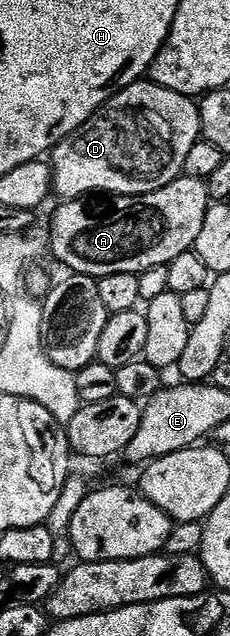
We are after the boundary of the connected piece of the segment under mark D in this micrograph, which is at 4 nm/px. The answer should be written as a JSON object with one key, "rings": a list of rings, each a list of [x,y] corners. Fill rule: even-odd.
{"rings":[[[142,79],[129,85],[126,89],[120,89],[118,93],[114,93],[100,109],[94,113],[91,119],[87,119],[87,123],[80,125],[74,133],[69,137],[53,146],[51,150],[51,168],[53,171],[53,193],[61,196],[65,201],[75,201],[84,198],[86,195],[93,195],[98,189],[101,195],[116,195],[118,197],[141,197],[144,193],[151,191],[159,191],[163,187],[167,187],[172,181],[177,180],[185,171],[187,163],[187,154],[191,151],[191,147],[195,147],[195,143],[201,137],[201,111],[198,102],[192,97],[184,97],[175,91],[167,91],[167,87],[159,87],[153,81]]]}

